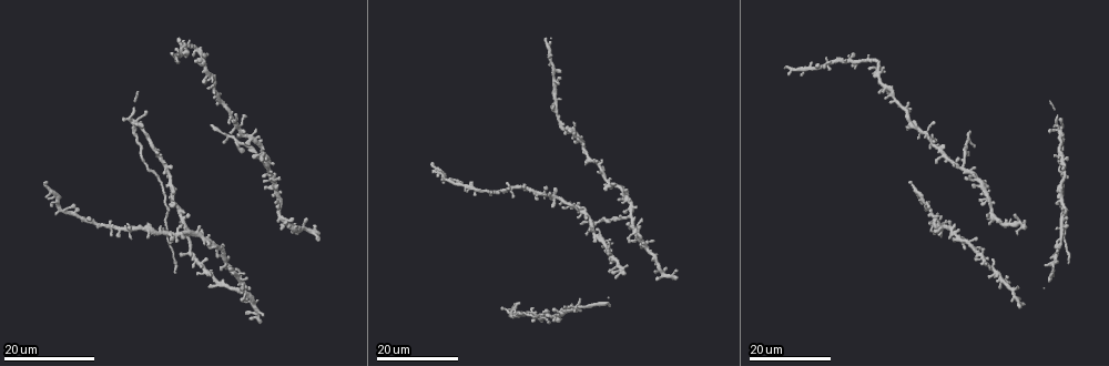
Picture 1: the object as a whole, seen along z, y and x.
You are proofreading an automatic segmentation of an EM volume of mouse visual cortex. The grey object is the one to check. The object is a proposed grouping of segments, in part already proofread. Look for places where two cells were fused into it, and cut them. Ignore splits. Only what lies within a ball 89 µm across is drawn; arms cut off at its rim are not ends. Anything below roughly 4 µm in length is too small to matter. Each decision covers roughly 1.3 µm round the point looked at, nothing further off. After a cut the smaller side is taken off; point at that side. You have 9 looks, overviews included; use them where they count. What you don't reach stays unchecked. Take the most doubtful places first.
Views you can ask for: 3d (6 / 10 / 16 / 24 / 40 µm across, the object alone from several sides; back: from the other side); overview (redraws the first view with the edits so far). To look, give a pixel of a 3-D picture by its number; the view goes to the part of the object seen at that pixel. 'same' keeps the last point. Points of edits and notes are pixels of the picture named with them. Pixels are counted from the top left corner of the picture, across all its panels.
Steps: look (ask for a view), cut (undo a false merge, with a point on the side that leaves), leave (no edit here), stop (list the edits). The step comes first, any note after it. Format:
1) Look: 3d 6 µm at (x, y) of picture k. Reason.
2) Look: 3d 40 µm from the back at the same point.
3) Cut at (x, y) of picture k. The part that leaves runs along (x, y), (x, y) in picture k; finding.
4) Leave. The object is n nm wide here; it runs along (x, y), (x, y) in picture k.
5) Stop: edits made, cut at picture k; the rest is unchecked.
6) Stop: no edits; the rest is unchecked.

Look: 3d 16 µm at (879, 69) of picture 1. Thick turns thin.

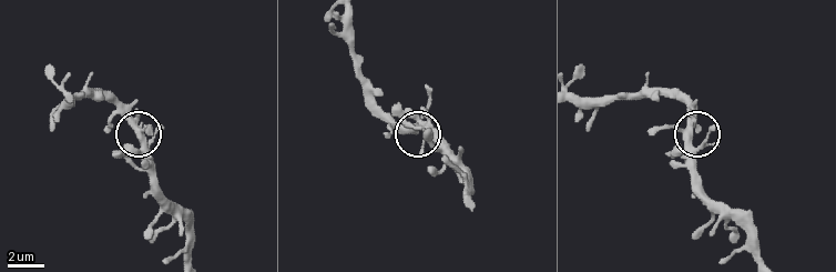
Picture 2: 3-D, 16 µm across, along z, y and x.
Look: 3d 6 µm at (690, 134) of picture 2. Closer look.

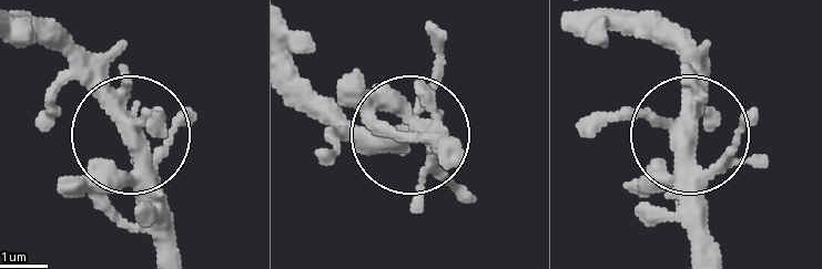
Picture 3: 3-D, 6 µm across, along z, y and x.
Leave. The object is 360 nm wide here; it runs along (718, 247), (709, 175), (686, 127), (686, 49) in picture 3; one cell here.

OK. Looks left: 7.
Look: 3d 16 µm at (628, 215) of picture 1. Thin arm on a thick one.

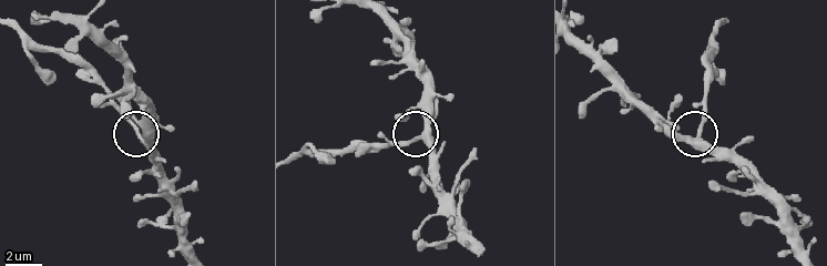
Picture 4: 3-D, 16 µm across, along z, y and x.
Look: 3d 10 µm at (139, 133) of picture 4. Closer look.

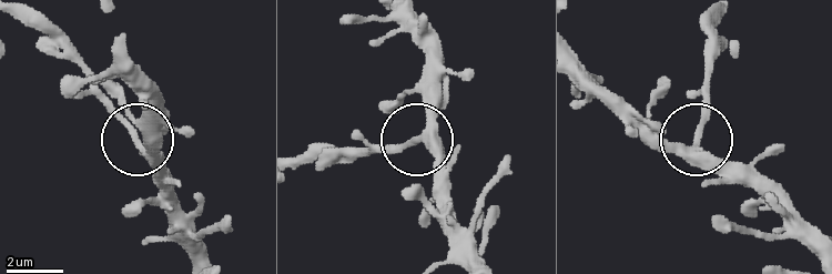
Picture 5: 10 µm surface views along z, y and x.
Leave. The object is 260 nm wide here; it runs along (814, 253), (700, 145), (694, 131), (704, 91) in picture 5; one cell here.

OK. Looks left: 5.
Look: 3d 24 µm at (602, 243) of picture 1. Arms part here.

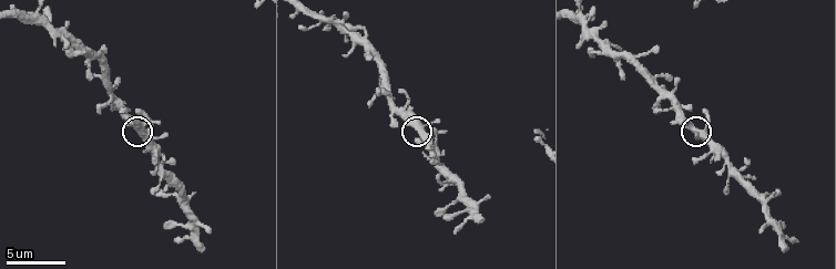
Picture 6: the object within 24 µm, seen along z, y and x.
Look: 3d 6 µm at (141, 130) of picture 6. Zoom in.

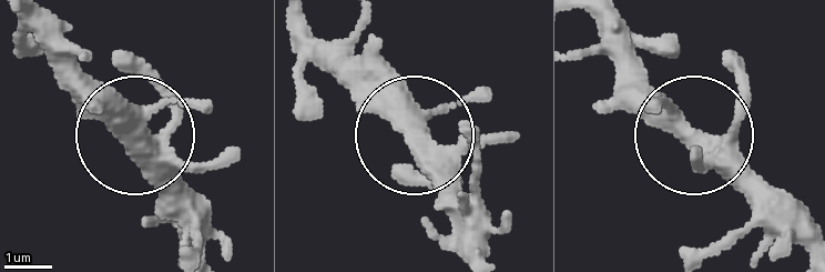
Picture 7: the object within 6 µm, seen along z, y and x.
Leave. 3 arms meet here; continuous, no second cell.

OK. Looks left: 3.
Look: 3d 16 µm at (553, 196) of picture 1. Looks like a crossing.

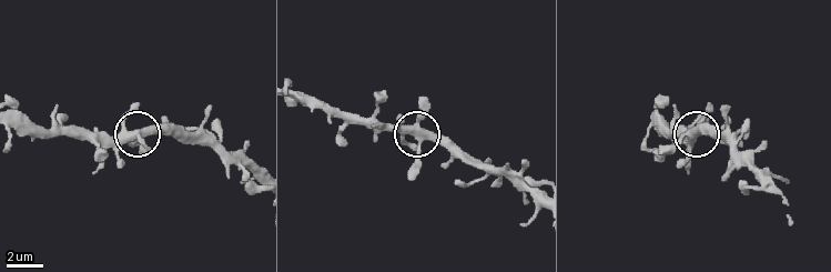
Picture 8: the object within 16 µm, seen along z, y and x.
Look: 3d 10 µm at (418, 138) of picture 8.

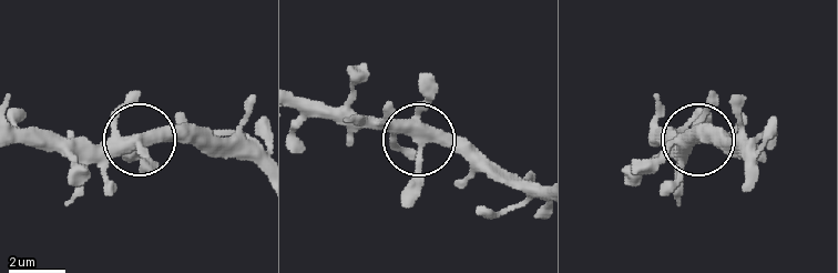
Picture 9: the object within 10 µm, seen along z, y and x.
Look: 3d 10 µm from the back at (420, 144) of picture 9. From behind.

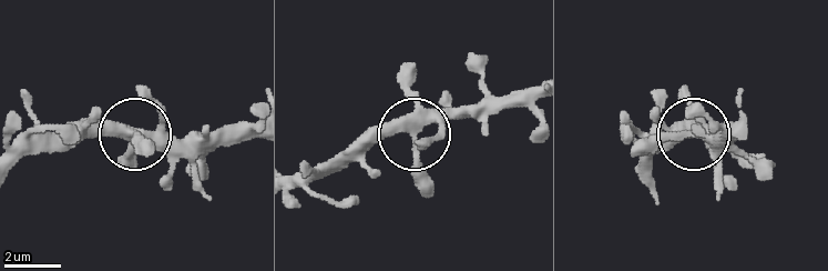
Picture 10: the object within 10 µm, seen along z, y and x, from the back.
Leave. 4 arms meet here; it runs along (295, 187), (395, 134), (459, 114), (486, 134) in picture 10; continuous, no second cell.

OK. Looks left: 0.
Stop: no edits; the rest is unchecked.

